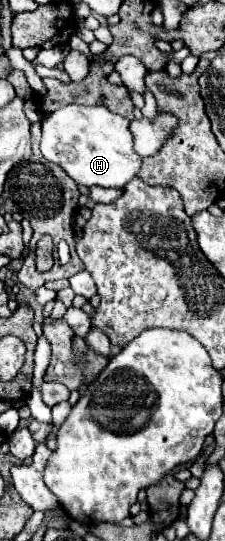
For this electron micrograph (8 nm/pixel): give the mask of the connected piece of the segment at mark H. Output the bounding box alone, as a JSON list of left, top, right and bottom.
[40,104,142,190]

